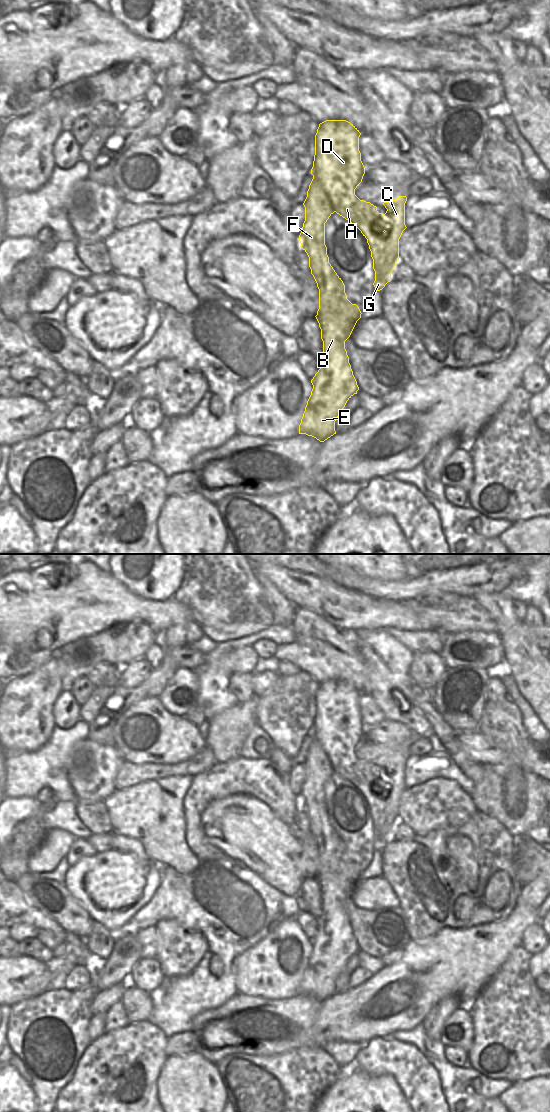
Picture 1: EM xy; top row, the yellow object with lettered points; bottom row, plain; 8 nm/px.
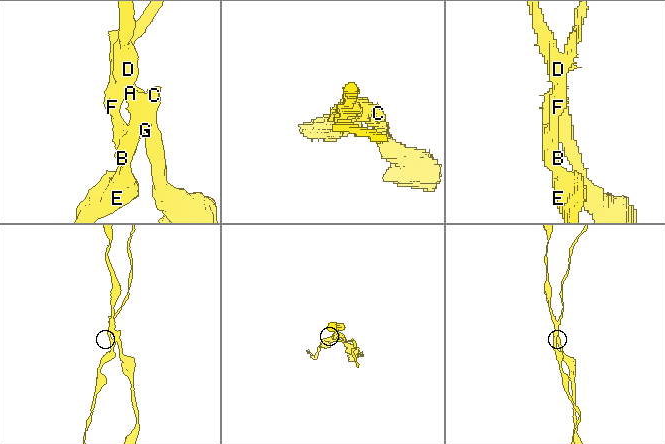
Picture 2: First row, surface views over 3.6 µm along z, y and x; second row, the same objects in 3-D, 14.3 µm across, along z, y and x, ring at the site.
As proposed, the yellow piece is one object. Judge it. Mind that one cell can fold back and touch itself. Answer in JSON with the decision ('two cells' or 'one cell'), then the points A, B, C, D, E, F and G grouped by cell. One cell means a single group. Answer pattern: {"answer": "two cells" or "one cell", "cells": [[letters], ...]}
{"answer": "two cells", "cells": [["A", "C", "D", "G"], ["B", "E", "F"]]}

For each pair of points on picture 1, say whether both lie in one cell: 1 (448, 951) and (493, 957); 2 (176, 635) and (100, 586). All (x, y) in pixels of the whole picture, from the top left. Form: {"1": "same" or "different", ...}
{"1": "same", "2": "different"}

